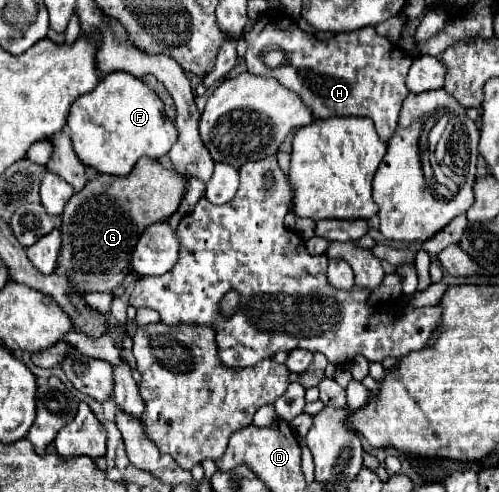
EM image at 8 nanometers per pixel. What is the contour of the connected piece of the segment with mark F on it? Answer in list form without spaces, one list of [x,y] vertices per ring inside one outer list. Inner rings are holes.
[[[124,71],[102,77],[90,93],[74,101],[68,115],[68,129],[74,151],[86,167],[118,177],[128,175],[140,157],[162,159],[178,137],[174,123],[164,117],[160,97]]]

